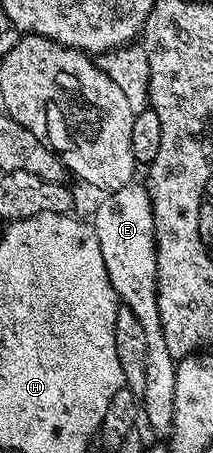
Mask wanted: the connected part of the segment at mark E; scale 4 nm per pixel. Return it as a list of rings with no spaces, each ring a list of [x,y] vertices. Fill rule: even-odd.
[[[138,185],[120,187],[106,194],[97,207],[97,216],[91,226],[99,237],[99,249],[103,249],[103,265],[107,265],[113,291],[122,304],[130,307],[143,325],[147,337],[148,358],[165,361],[170,358],[167,341],[159,321],[157,304],[157,251],[153,241],[153,209],[150,196]]]

